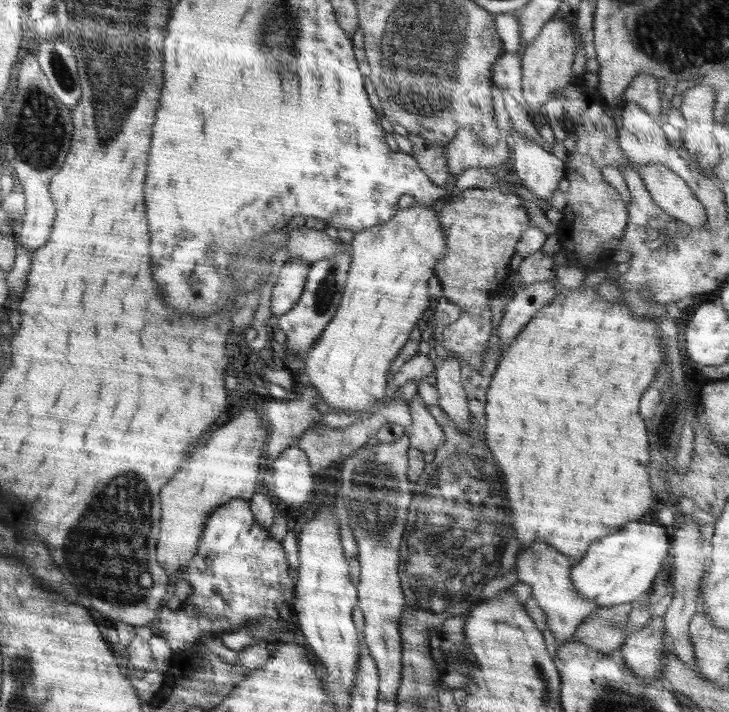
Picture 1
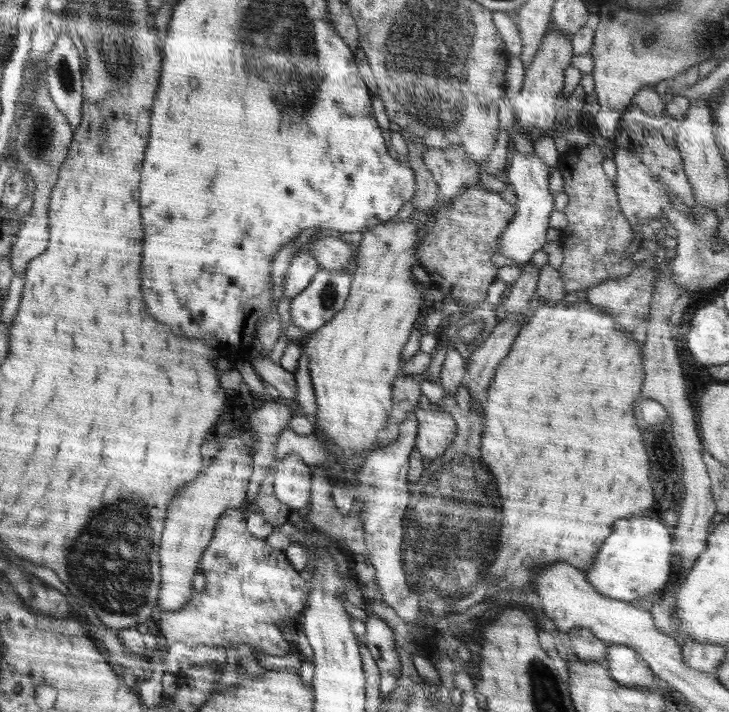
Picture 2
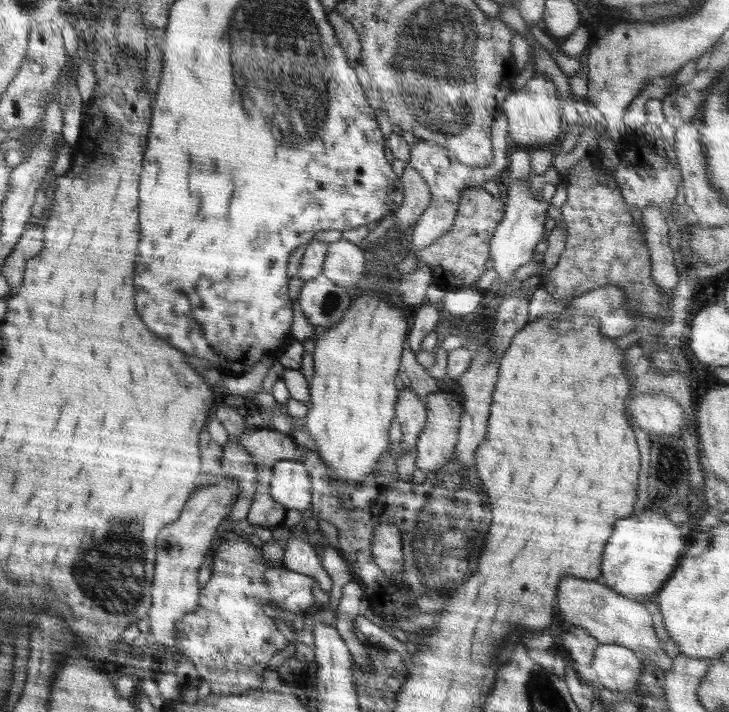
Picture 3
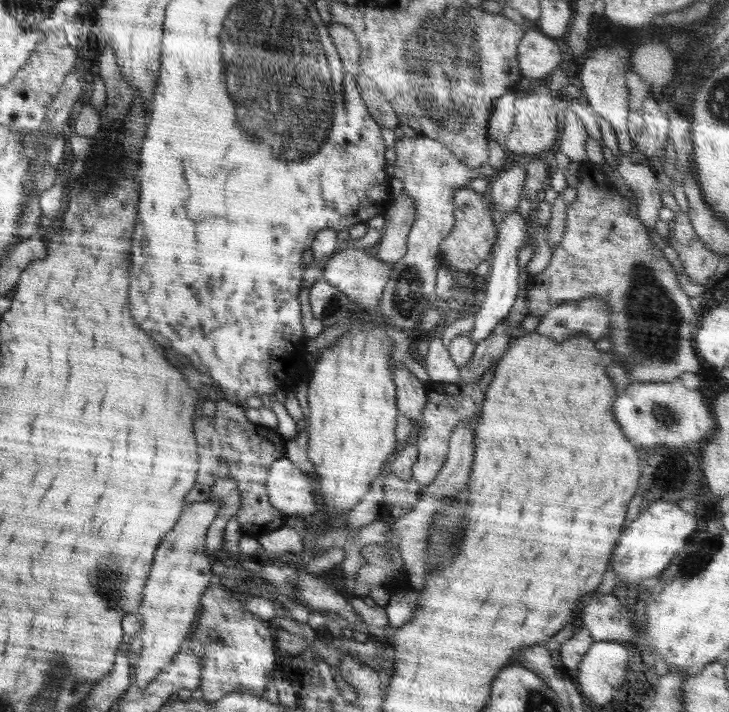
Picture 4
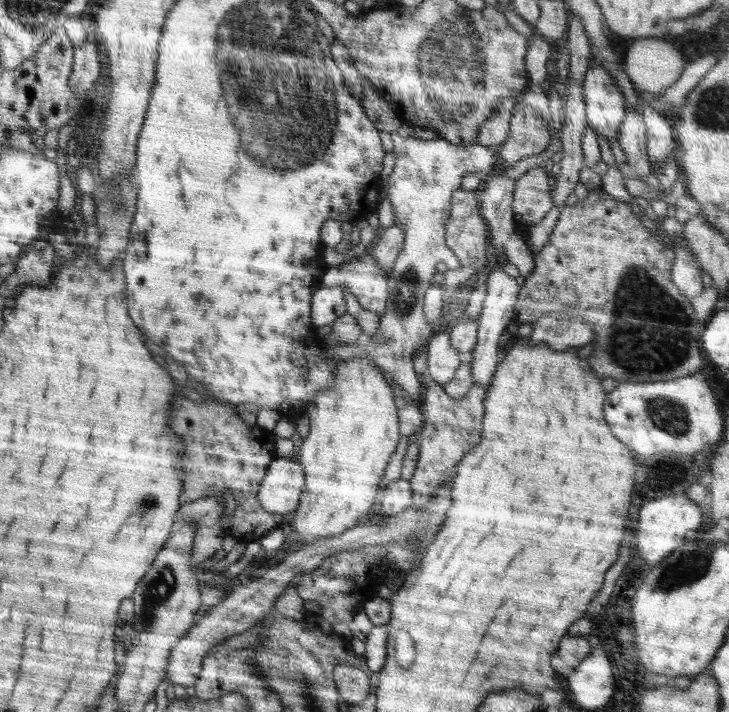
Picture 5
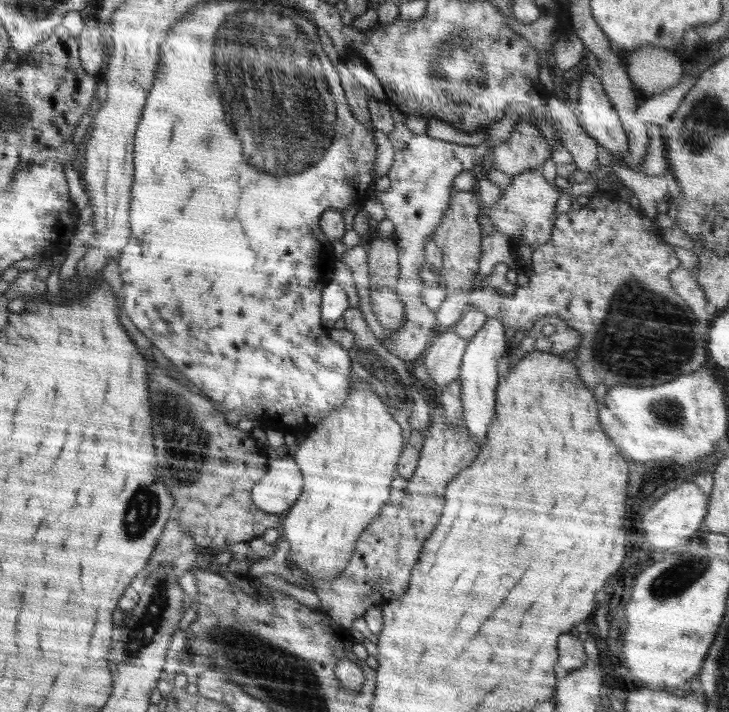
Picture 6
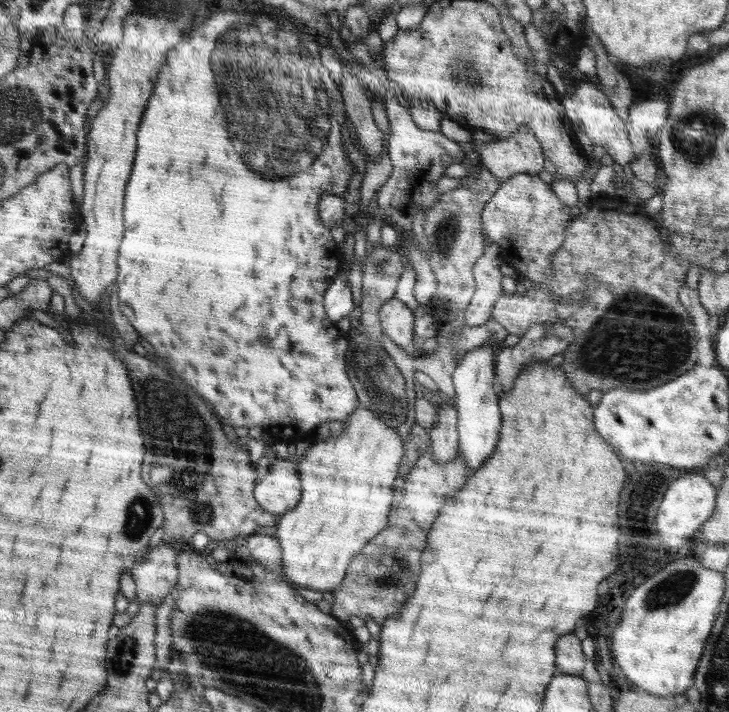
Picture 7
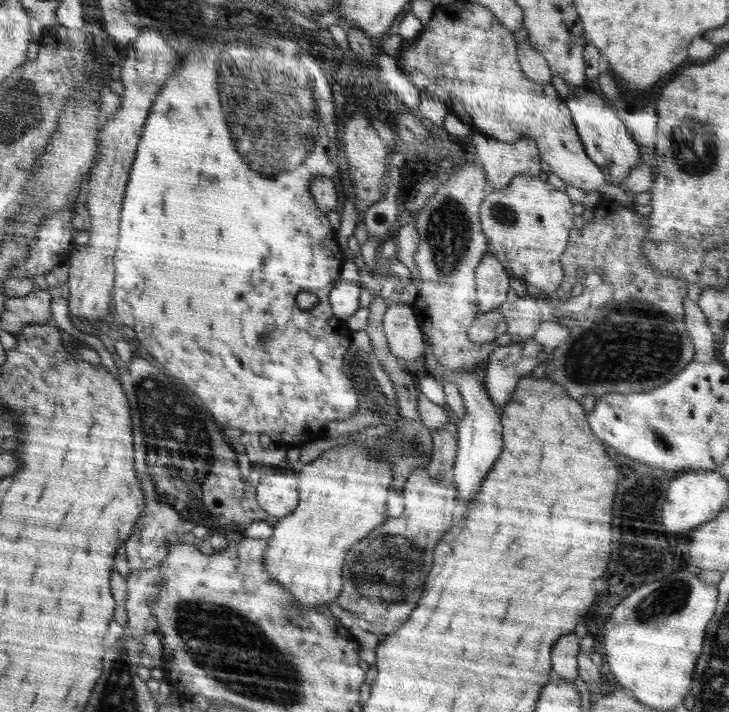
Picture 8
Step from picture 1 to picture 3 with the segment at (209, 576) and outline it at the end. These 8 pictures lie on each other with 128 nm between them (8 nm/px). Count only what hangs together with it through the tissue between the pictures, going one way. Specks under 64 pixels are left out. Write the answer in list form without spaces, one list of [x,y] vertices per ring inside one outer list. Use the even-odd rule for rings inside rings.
[[[238,529],[228,531],[220,540],[212,562],[212,577],[201,587],[198,607],[188,612],[175,624],[175,637],[182,645],[183,654],[193,662],[201,682],[211,688],[211,694],[228,696],[234,693],[247,693],[263,688],[264,671],[274,654],[284,650],[289,641],[276,628],[272,618],[264,615],[264,606],[280,606],[296,614],[310,613],[318,609],[318,603],[312,593],[312,584],[317,582],[312,575],[302,575],[282,566],[268,566],[264,562],[260,549],[255,548]]]

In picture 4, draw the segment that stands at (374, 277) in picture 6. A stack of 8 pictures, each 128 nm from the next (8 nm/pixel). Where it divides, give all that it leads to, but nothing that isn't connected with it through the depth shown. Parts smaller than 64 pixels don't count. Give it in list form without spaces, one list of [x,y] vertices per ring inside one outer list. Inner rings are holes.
[[[402,191],[383,215],[385,225],[379,239],[378,259],[396,264],[407,251],[407,238],[416,218],[416,206]]]

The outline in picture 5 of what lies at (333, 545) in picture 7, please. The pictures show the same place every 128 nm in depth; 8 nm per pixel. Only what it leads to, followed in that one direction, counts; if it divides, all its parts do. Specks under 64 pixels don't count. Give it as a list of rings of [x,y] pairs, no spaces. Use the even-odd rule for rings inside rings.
[[[358,357],[345,359],[337,364],[337,371],[333,374],[333,387],[316,395],[305,410],[309,416],[309,433],[299,441],[294,457],[301,464],[306,481],[300,504],[292,518],[292,530],[296,532],[301,548],[314,544],[316,540],[341,535],[359,524],[360,516],[367,514],[380,492],[380,480],[402,437],[399,434],[398,405],[391,386],[373,361]]]

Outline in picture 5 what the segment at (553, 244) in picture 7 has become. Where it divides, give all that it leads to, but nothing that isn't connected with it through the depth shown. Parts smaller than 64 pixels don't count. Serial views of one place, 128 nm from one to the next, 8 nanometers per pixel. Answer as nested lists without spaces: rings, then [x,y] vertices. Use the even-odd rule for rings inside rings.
[[[549,166],[530,169],[524,176],[515,181],[515,192],[512,195],[512,212],[516,227],[521,234],[527,233],[533,224],[538,224],[554,207],[552,187],[547,184]]]

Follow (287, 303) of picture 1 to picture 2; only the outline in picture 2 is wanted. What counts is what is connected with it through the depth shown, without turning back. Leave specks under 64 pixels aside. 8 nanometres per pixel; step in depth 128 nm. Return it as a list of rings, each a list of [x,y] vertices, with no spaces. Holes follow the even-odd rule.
[[[298,253],[290,263],[283,278],[283,296],[294,298],[304,290],[315,272],[320,270],[318,261],[309,253]]]

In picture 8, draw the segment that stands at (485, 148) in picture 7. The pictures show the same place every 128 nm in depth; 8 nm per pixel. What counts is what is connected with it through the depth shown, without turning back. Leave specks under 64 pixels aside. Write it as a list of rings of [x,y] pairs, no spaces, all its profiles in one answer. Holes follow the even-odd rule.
[[[474,131],[472,143],[489,190],[507,187],[515,176],[538,177],[541,172],[541,156],[532,138],[504,143]]]

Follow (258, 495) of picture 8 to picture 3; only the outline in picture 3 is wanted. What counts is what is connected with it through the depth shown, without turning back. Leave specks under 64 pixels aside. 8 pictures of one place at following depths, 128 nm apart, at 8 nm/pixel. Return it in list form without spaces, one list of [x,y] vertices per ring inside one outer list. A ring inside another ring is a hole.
[[[279,460],[273,468],[270,494],[288,510],[311,506],[311,480],[306,467],[296,460]]]

